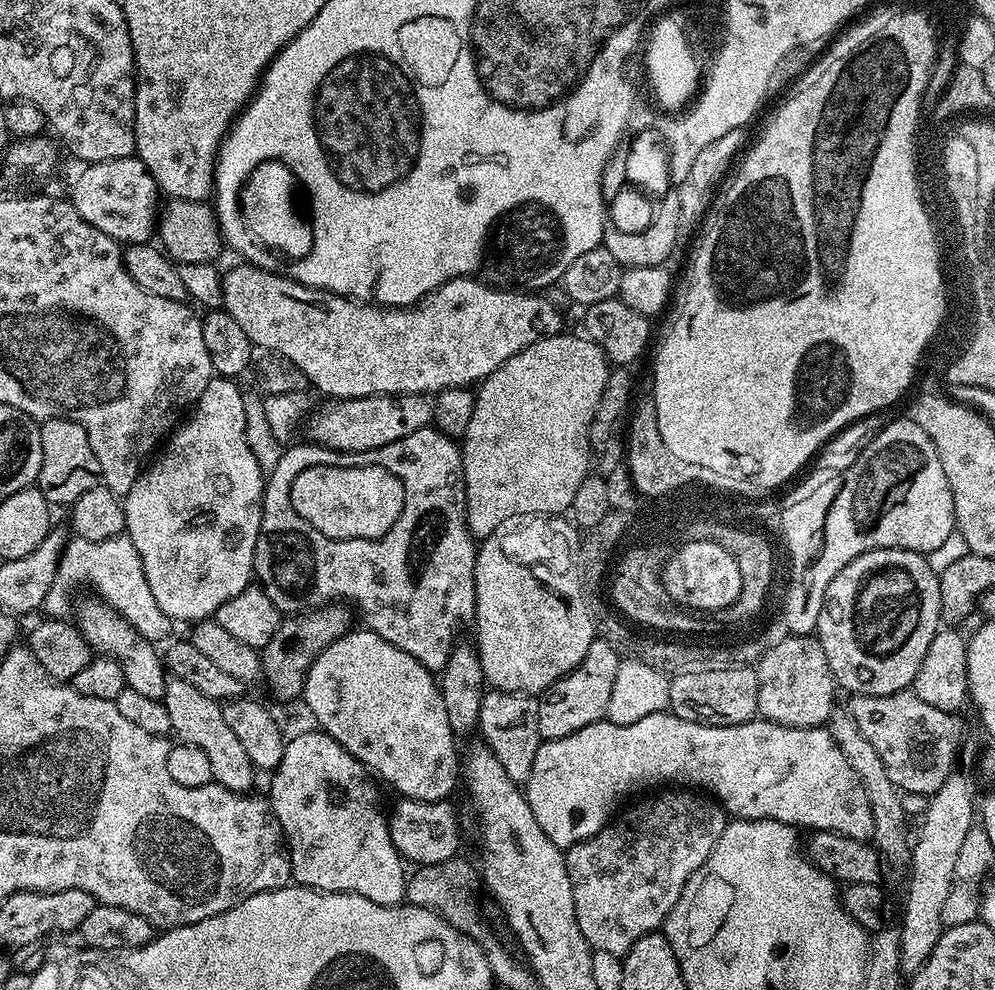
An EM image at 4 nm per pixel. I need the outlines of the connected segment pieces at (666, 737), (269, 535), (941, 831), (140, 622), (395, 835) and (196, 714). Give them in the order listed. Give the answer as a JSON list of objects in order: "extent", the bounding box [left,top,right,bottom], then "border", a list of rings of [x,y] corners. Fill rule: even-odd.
[{"extent":[526,710,873,850],"border":[[[665,710],[646,714],[646,718],[638,718],[638,722],[629,724],[614,724],[605,718],[590,726],[582,726],[582,730],[566,738],[547,741],[546,756],[547,752],[548,760],[537,759],[535,768],[530,770],[526,795],[530,810],[534,810],[534,818],[538,818],[538,826],[542,826],[546,838],[562,850],[573,848],[578,842],[601,832],[621,807],[623,796],[639,788],[652,788],[655,784],[703,790],[719,801],[729,817],[738,820],[777,820],[800,830],[841,832],[855,840],[872,837],[873,814],[866,790],[850,762],[846,762],[831,731],[824,726],[795,728],[763,718],[753,718],[734,726],[718,726],[690,722]]]},{"extent":[254,426,478,674],"border":[[[435,426],[420,428],[414,434],[406,434],[406,438],[398,438],[398,442],[390,442],[390,446],[382,446],[369,452],[343,452],[342,450],[327,448],[321,444],[303,443],[296,444],[293,448],[290,448],[290,446],[285,447],[281,458],[278,459],[277,466],[266,472],[264,499],[260,502],[260,537],[256,543],[256,563],[254,565],[254,576],[258,581],[259,587],[263,588],[266,595],[270,598],[270,602],[274,602],[274,606],[281,614],[299,614],[313,608],[322,608],[324,605],[333,602],[347,602],[354,609],[359,623],[360,620],[364,623],[361,625],[367,631],[378,634],[382,638],[386,638],[386,642],[406,650],[406,654],[410,654],[415,660],[422,662],[422,666],[426,666],[429,672],[433,674],[439,673],[446,666],[452,649],[458,643],[456,628],[462,627],[463,624],[471,625],[476,618],[476,553],[478,551],[478,544],[472,532],[468,529],[468,503],[466,502],[466,490],[464,489],[464,454],[461,445],[453,437],[447,436],[446,433],[441,432]],[[340,465],[376,465],[384,467],[390,474],[394,474],[394,477],[401,480],[408,498],[411,498],[413,501],[414,499],[420,500],[420,520],[401,518],[395,524],[396,552],[364,552],[364,548],[366,548],[365,541],[359,539],[332,539],[316,530],[310,522],[297,517],[294,506],[291,505],[291,487],[298,474],[304,470],[309,470],[310,467],[338,467]]]},{"extent":[898,770,978,974],"border":[[[954,770],[946,778],[946,782],[942,784],[937,792],[933,792],[930,799],[927,801],[928,809],[924,812],[924,821],[920,824],[920,841],[915,841],[912,844],[912,863],[910,865],[910,873],[912,872],[912,877],[908,880],[908,897],[904,900],[904,921],[898,924],[900,930],[900,971],[904,974],[915,974],[919,968],[921,968],[928,959],[932,956],[932,951],[934,946],[938,942],[938,938],[943,934],[945,930],[945,922],[943,920],[943,907],[946,903],[947,895],[951,893],[952,890],[952,880],[954,876],[954,868],[957,865],[958,854],[961,853],[962,842],[965,841],[966,834],[970,832],[974,826],[974,817],[978,812],[978,795],[976,796],[976,784],[967,776],[966,773],[960,772],[961,770]]]},{"extent":[43,534,174,642],"border":[[[126,534],[115,536],[106,542],[69,539],[60,559],[54,586],[50,586],[50,594],[46,594],[43,611],[52,618],[67,617],[68,592],[74,591],[87,580],[96,587],[95,595],[112,607],[119,616],[126,618],[126,622],[130,622],[130,626],[134,626],[134,630],[138,630],[142,638],[153,642],[169,639],[168,631],[174,628],[174,622],[164,613],[162,606],[154,602],[150,582],[146,582],[146,570],[142,570],[142,558],[138,558],[138,550],[134,550],[134,542]]]},{"extent":[388,799,460,866],"border":[[[451,799],[446,800],[410,800],[399,801],[393,812],[390,812],[388,826],[390,838],[405,861],[413,860],[416,866],[442,864],[455,857],[460,848],[460,816],[452,805]]]},{"extent":[163,675,256,794],"border":[[[169,675],[164,691],[163,703],[166,714],[170,714],[171,735],[181,744],[198,746],[206,758],[210,758],[210,770],[215,783],[221,784],[226,790],[248,794],[256,784],[256,769],[250,762],[250,754],[238,743],[238,737],[232,733],[226,718],[222,718],[221,701],[202,694],[190,682],[182,682],[182,678]]]}]

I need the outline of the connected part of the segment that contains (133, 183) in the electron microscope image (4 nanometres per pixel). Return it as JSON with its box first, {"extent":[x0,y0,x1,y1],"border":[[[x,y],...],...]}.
{"extent":[70,155,158,245],"border":[[[135,155],[89,164],[72,188],[70,202],[90,226],[121,245],[147,244],[158,224],[158,189],[146,166]]]}

